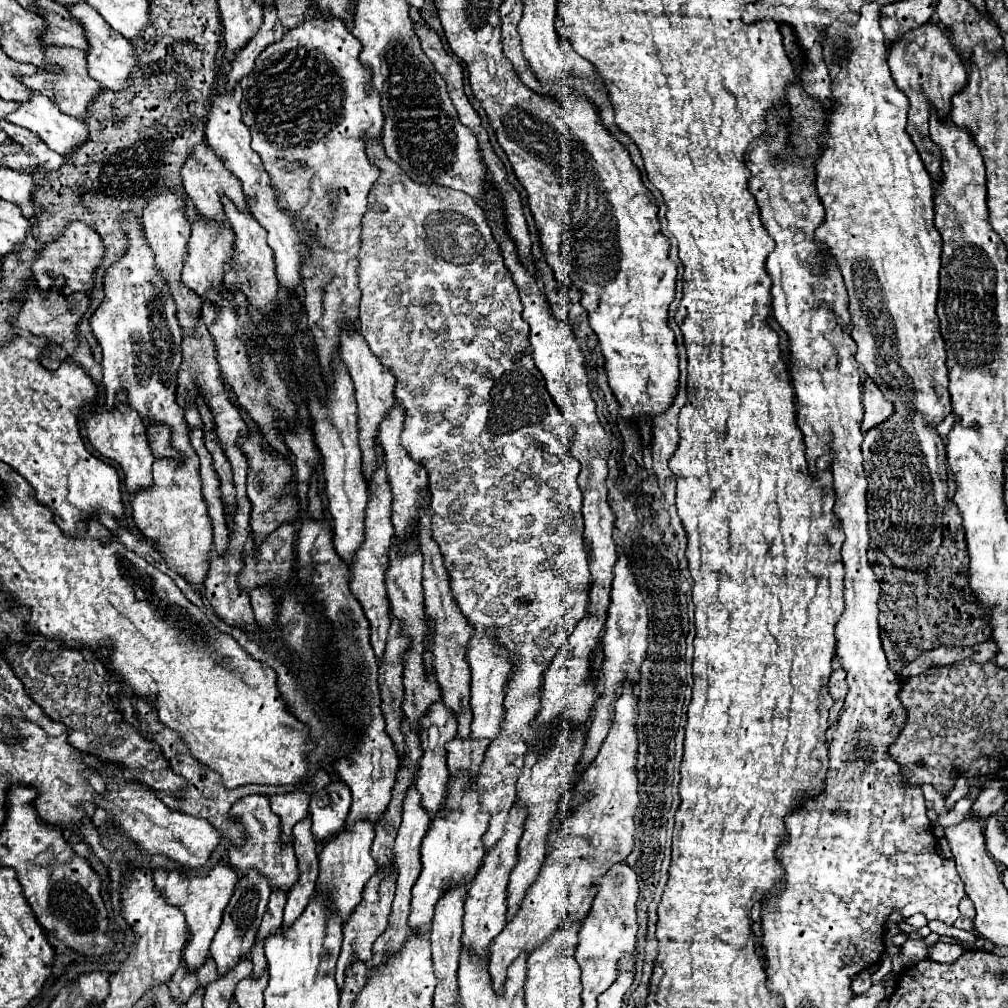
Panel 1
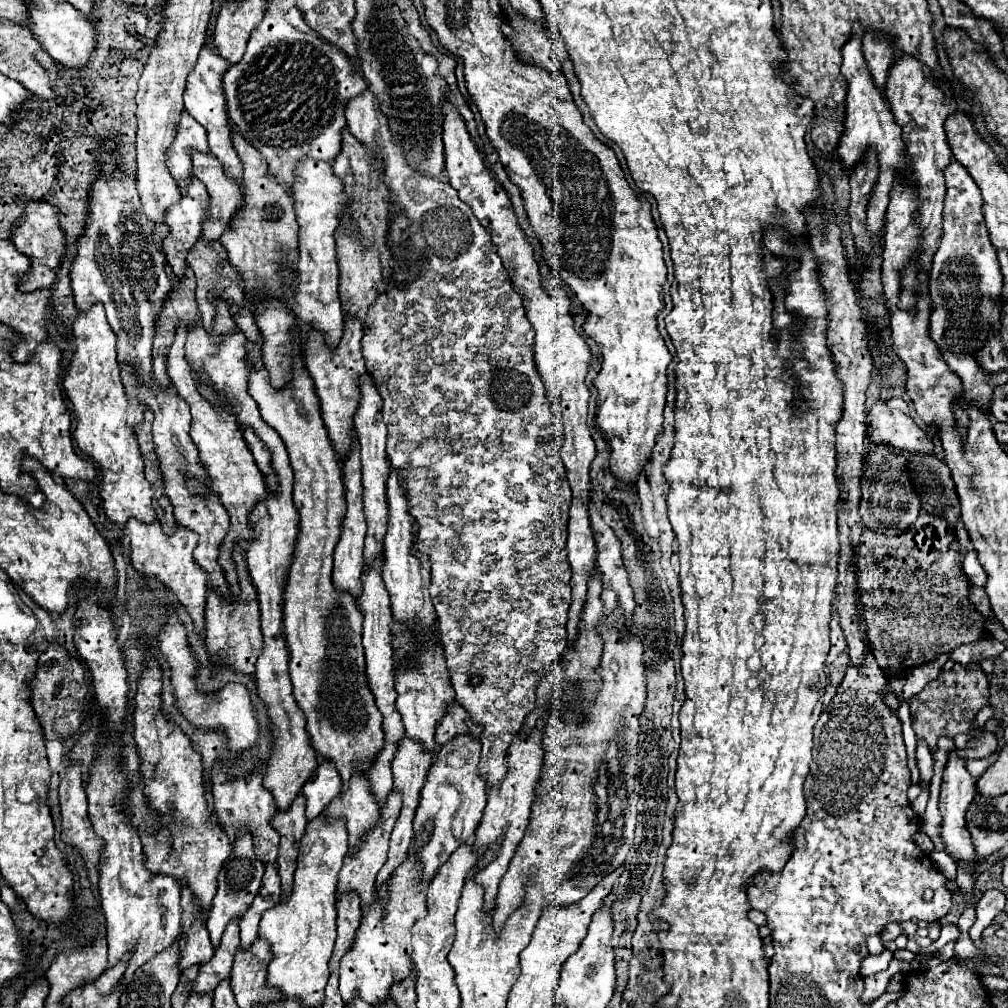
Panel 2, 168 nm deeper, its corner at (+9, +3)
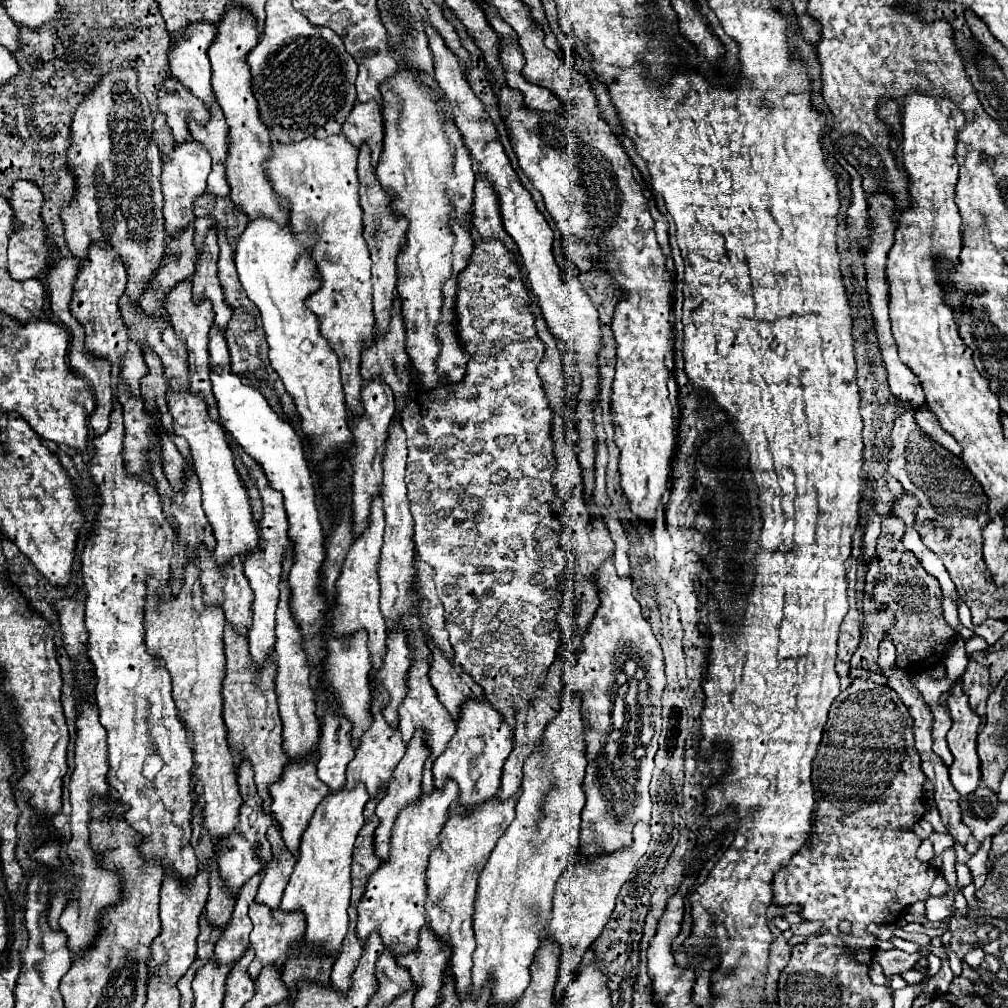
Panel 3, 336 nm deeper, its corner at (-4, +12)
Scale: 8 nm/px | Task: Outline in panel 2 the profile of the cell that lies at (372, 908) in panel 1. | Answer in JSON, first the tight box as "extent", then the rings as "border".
{"extent":[337,790,401,908],"border":[[[393,790],[387,798],[385,810],[381,810],[381,818],[377,822],[377,826],[369,832],[369,836],[363,838],[361,850],[357,850],[357,854],[353,856],[345,856],[343,868],[339,872],[339,886],[337,886],[337,894],[349,894],[355,892],[361,898],[361,906],[369,908],[375,902],[375,876],[377,872],[383,868],[383,864],[387,862],[387,852],[389,852],[389,836],[393,832],[393,826],[399,818],[399,810],[401,810],[401,794],[397,790]]]}

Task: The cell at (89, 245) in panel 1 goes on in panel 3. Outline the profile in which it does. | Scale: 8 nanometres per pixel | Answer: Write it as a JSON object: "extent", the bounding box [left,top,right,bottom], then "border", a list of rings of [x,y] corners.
{"extent":[8,181,48,281],"border":[[[14,181],[12,197],[8,201],[14,211],[14,225],[10,229],[10,243],[8,243],[8,271],[12,279],[26,281],[30,277],[38,277],[42,271],[48,269],[48,243],[44,221],[40,217],[42,191],[30,181]]]}

